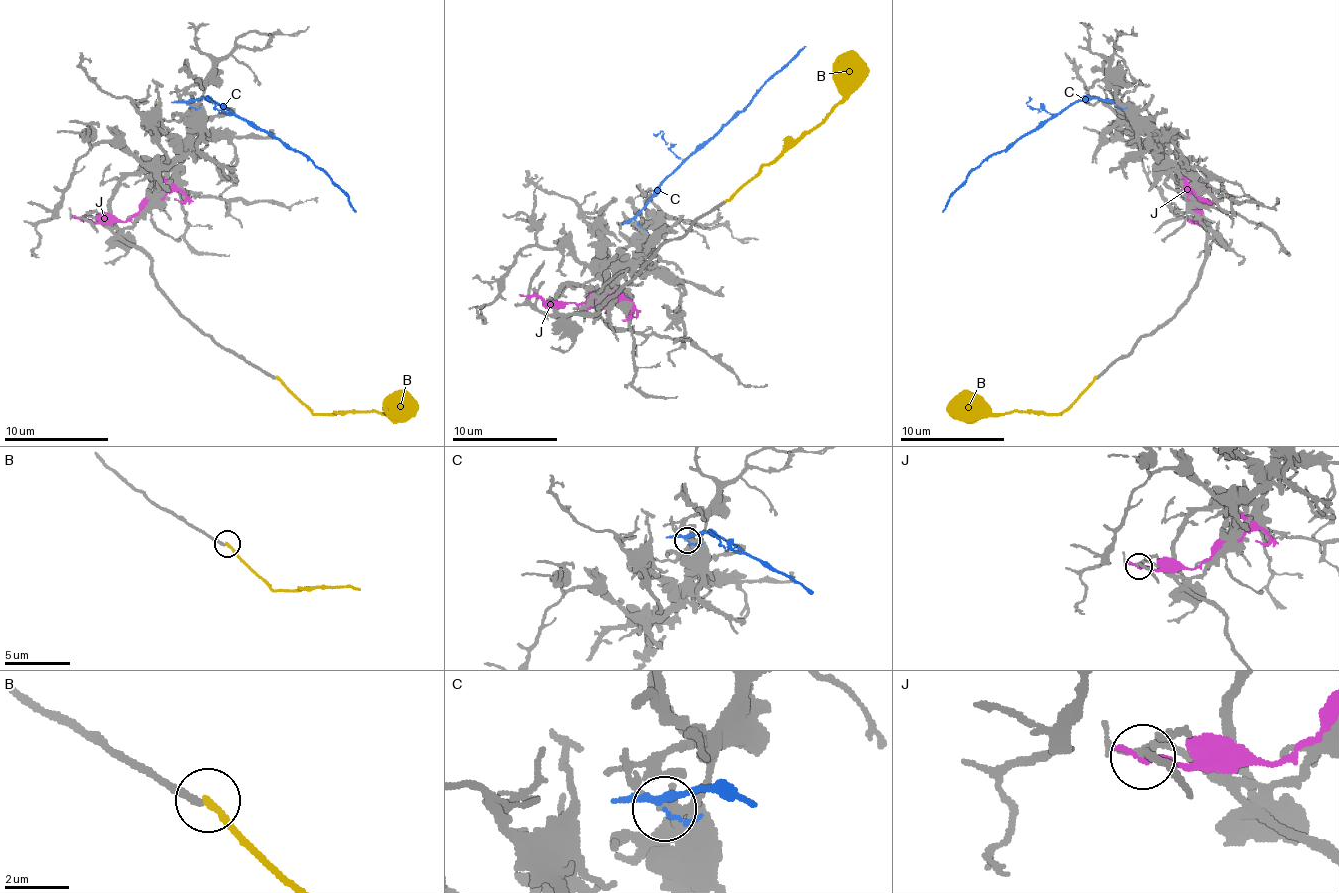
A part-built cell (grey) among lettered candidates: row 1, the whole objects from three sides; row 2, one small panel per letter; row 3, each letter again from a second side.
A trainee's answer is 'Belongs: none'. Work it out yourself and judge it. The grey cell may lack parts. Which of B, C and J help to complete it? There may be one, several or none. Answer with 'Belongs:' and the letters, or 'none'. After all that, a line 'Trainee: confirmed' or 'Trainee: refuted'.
Belongs: none
Trainee: confirmed

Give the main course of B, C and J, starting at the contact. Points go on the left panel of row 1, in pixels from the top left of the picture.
B: (278, 376), (314, 413), (392, 413), (390, 415), (400, 405)
C: (189, 105), (210, 97), (306, 155), (348, 199), (356, 212)
J: (82, 220), (129, 220), (155, 199), (176, 191), (184, 199), (174, 199)

